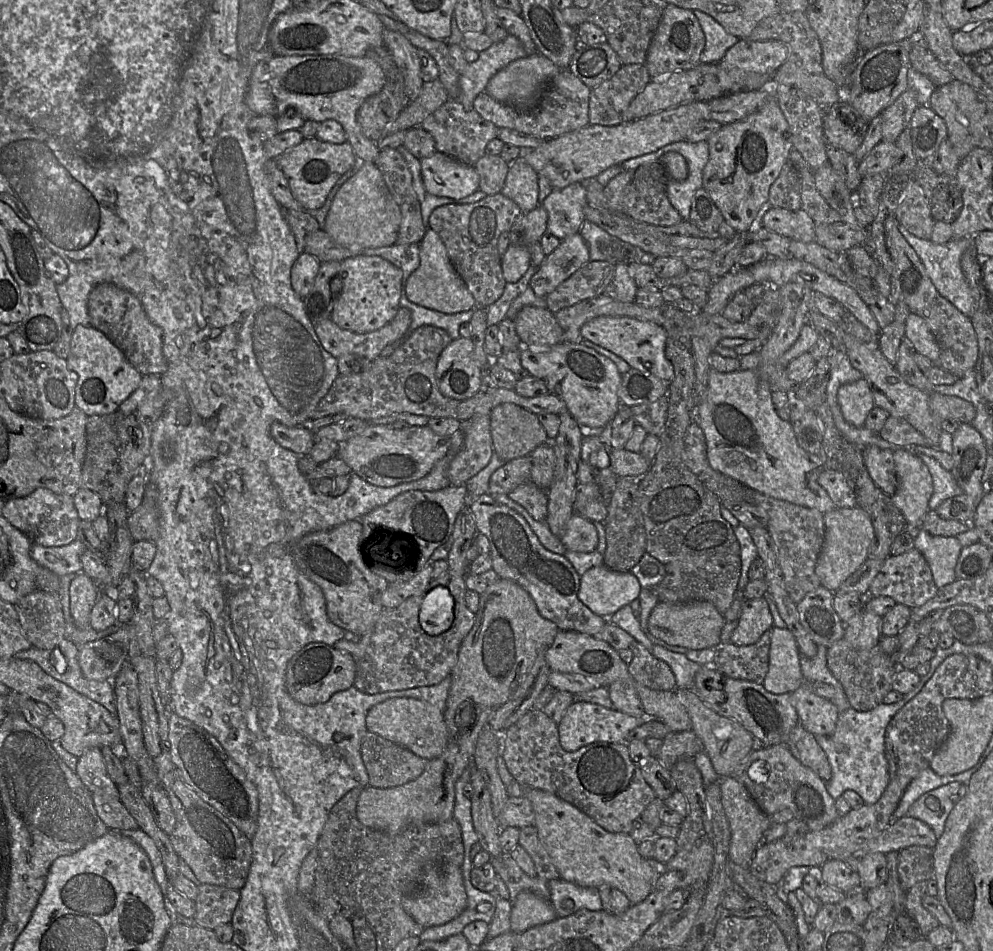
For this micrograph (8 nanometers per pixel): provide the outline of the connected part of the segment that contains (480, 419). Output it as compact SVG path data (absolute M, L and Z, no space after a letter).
M476 414L462 422L464 442L449 464L447 477L450 485L462 486L485 468L491 460L494 447L490 414Z

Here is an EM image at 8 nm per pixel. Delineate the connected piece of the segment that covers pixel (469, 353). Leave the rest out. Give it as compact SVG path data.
M460 336L442 351L436 377L440 391L449 398L465 400L480 391L481 369L474 358L471 338Z

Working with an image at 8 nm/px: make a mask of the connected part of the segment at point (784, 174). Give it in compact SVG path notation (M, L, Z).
M787 162L772 184L768 205L792 211L801 209L801 178L795 167Z

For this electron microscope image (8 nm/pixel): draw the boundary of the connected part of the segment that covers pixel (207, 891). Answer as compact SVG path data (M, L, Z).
M210 884L199 885L195 900L195 925L215 930L221 925L231 923L240 896L239 890Z

